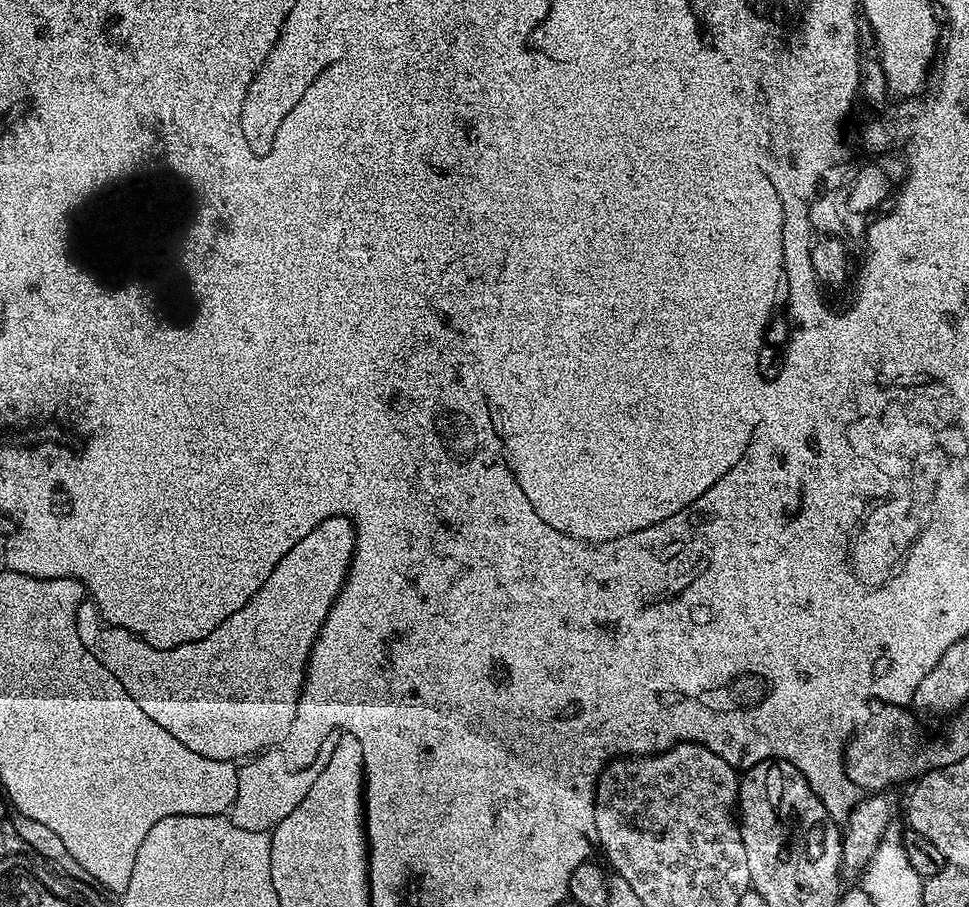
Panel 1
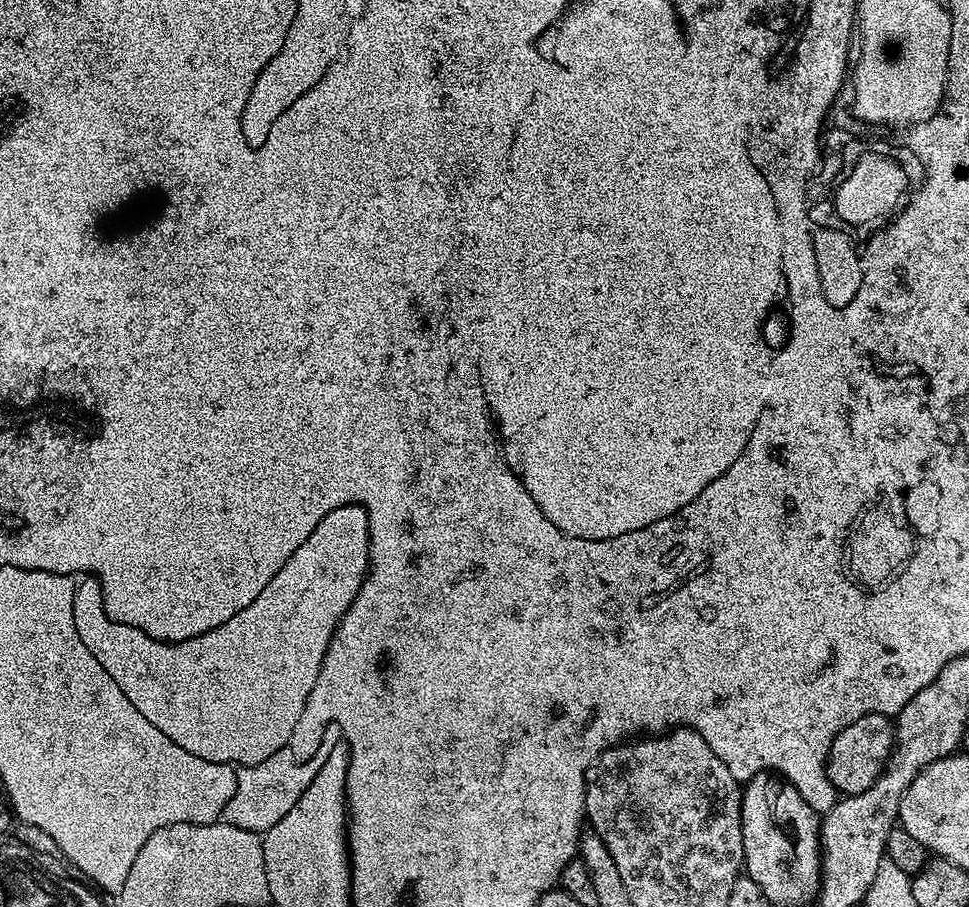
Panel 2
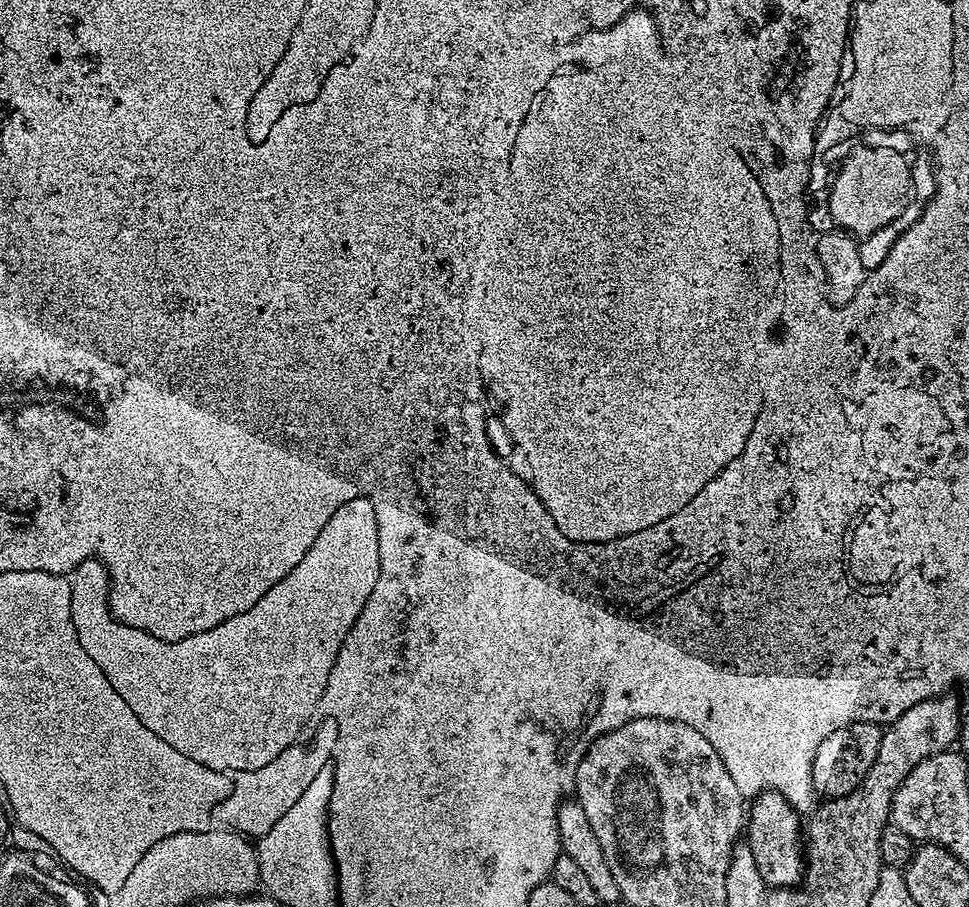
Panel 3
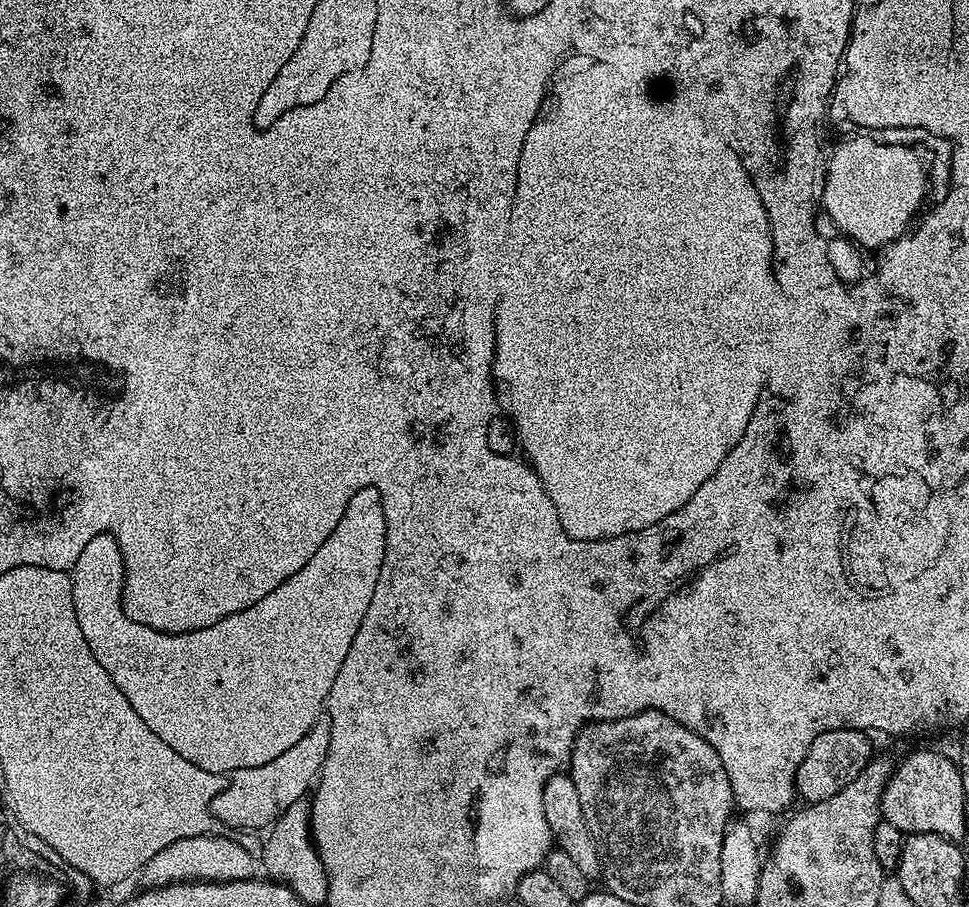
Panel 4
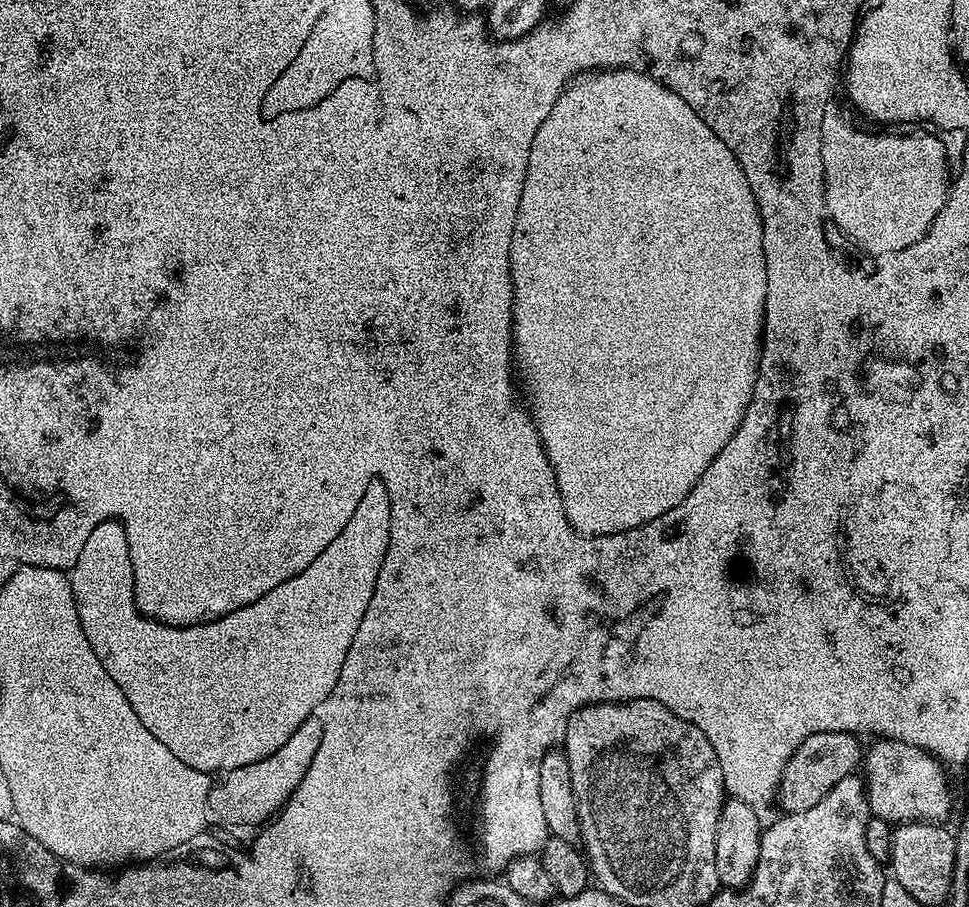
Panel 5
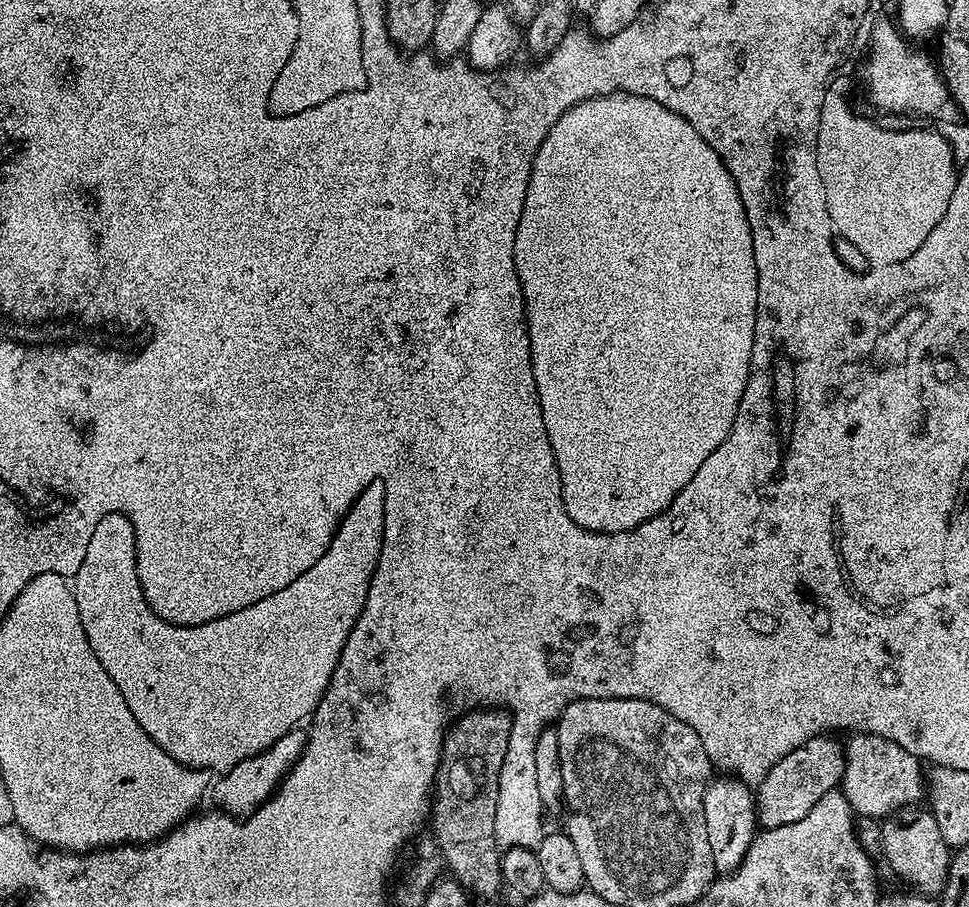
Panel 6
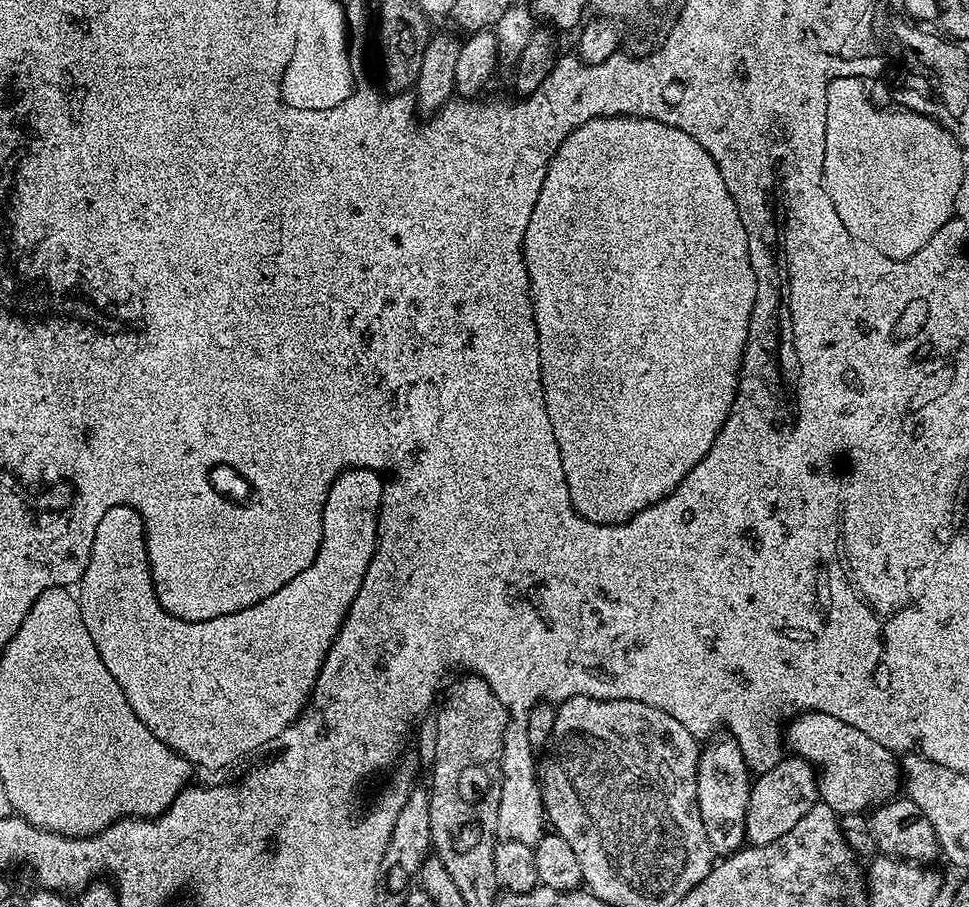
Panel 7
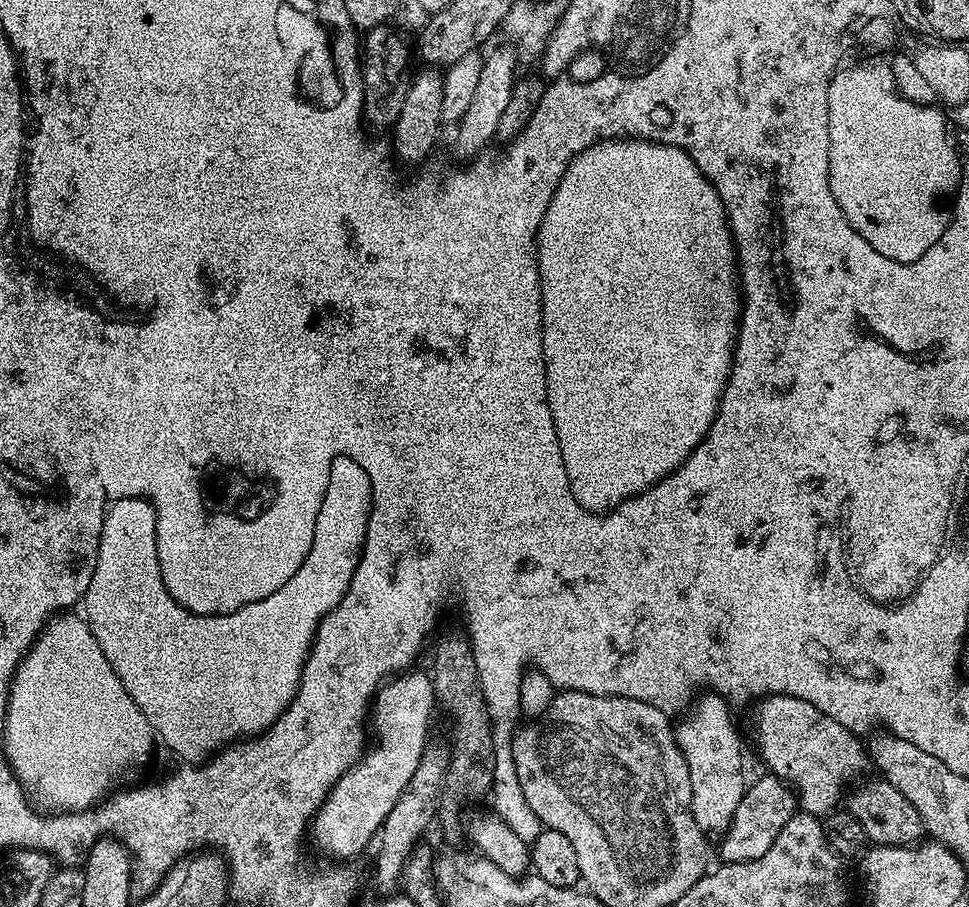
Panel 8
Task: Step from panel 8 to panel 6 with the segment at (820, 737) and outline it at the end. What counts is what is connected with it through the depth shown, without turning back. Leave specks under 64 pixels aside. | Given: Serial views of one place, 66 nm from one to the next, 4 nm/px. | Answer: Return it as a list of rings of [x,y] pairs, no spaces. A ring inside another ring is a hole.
[[[866,732],[849,735],[847,739],[844,744],[842,791],[857,817],[883,818],[901,808],[919,805],[925,799],[926,772],[917,756],[902,750],[898,742],[870,736]]]

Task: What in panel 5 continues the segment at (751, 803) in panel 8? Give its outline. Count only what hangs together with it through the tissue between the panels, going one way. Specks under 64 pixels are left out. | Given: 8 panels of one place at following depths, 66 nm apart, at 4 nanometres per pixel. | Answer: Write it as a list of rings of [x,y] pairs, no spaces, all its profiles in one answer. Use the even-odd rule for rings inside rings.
[[[819,732],[810,734],[798,750],[786,762],[786,770],[782,770],[780,779],[780,791],[778,793],[778,804],[784,807],[785,813],[801,812],[810,810],[817,802],[822,802],[826,794],[842,778],[853,775],[862,764],[862,748],[855,735],[850,732]]]

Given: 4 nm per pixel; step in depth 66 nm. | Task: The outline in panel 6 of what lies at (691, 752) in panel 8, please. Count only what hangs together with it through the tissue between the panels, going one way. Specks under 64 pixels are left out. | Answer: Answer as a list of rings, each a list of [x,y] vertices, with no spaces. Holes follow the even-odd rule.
[[[731,774],[717,775],[709,783],[704,795],[704,817],[706,835],[710,838],[710,854],[714,858],[717,873],[727,874],[734,871],[746,858],[752,839],[758,834],[753,789]]]

